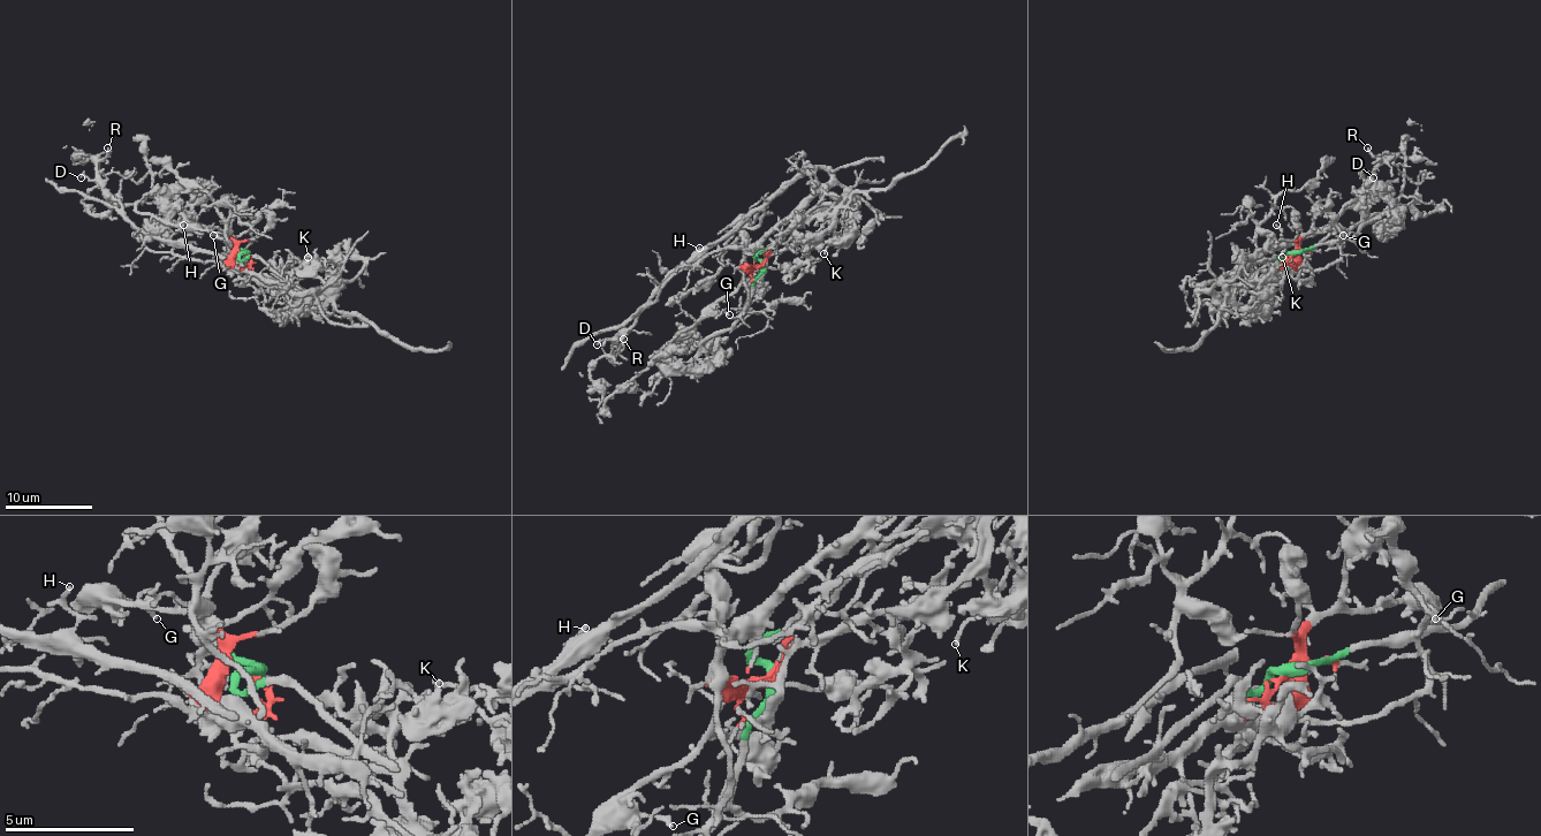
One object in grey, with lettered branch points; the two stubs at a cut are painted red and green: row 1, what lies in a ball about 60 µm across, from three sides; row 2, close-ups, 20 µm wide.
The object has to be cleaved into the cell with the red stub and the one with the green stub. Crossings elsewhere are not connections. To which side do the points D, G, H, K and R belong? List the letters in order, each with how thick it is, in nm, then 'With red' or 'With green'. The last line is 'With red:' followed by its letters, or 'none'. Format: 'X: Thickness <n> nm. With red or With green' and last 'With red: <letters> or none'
D: Thickness 180 nm. With red
G: Thickness 120 nm. With red
H: Thickness 110 nm. With red
K: Thickness 100 nm. With green
R: Thickness 130 nm. With red
With red: D, G, H, R

